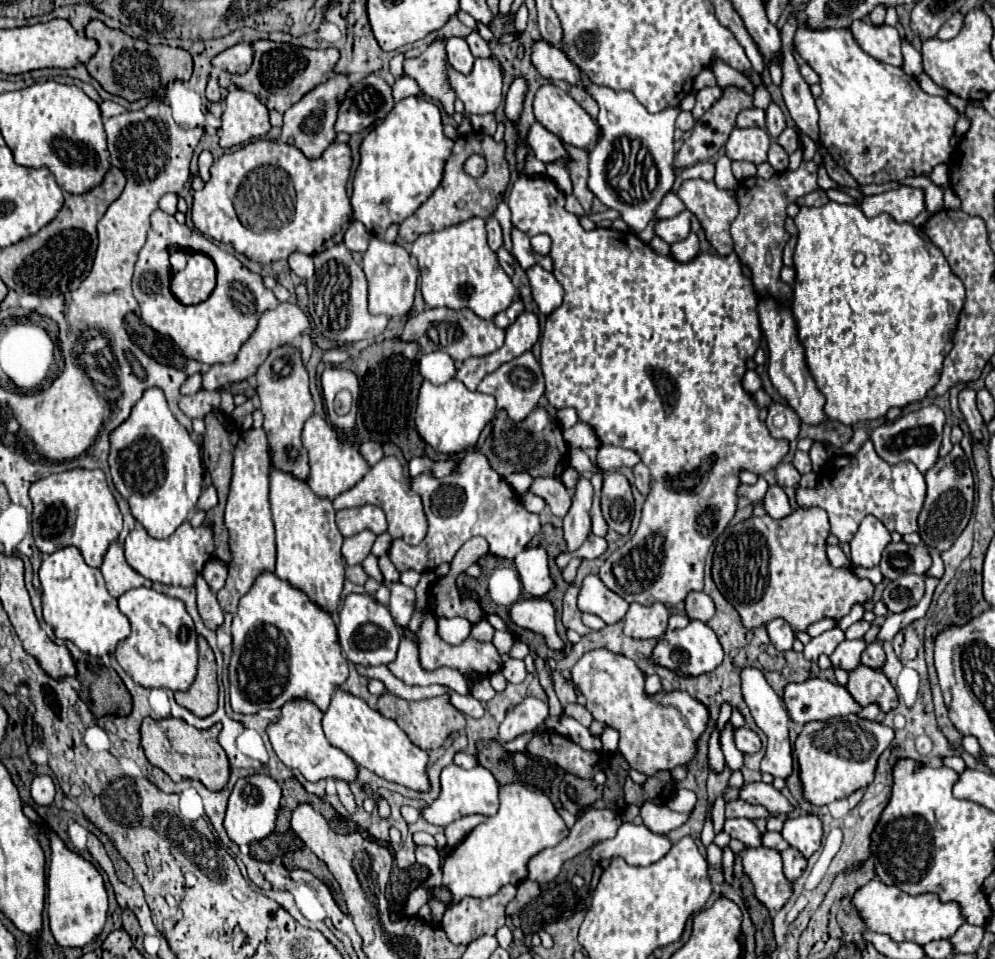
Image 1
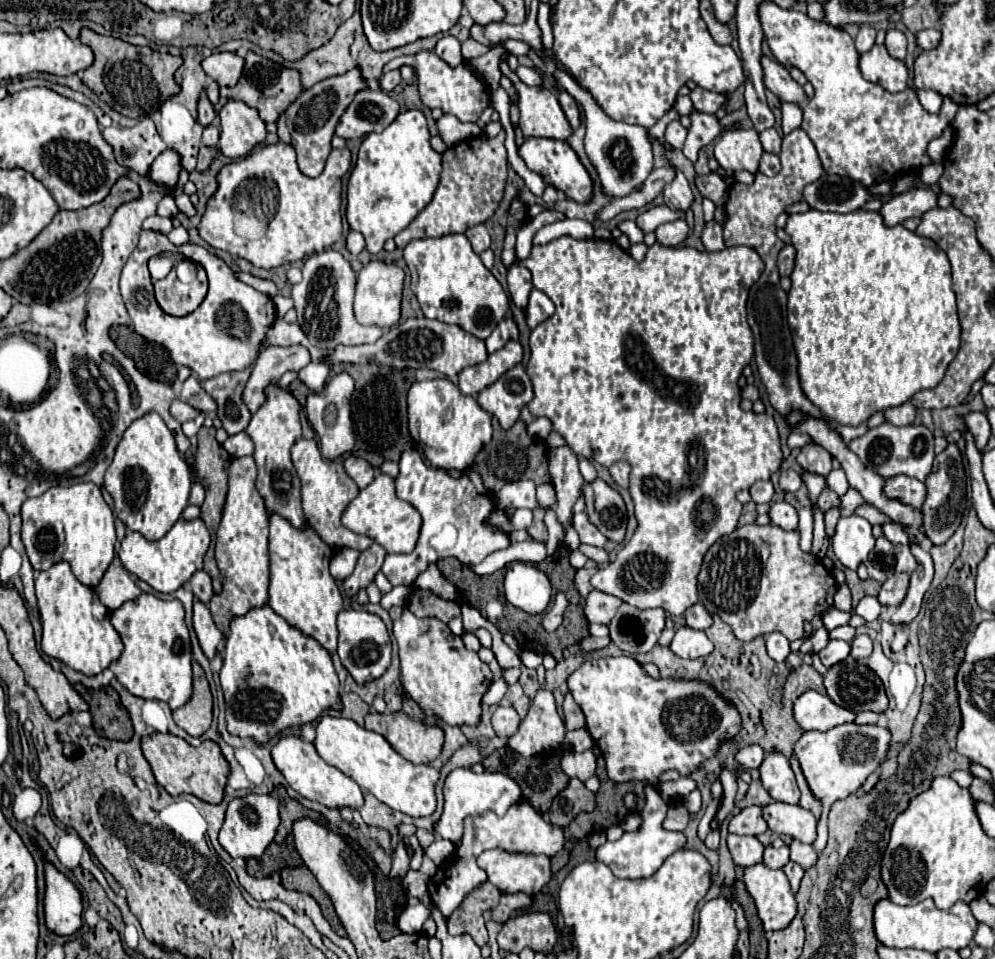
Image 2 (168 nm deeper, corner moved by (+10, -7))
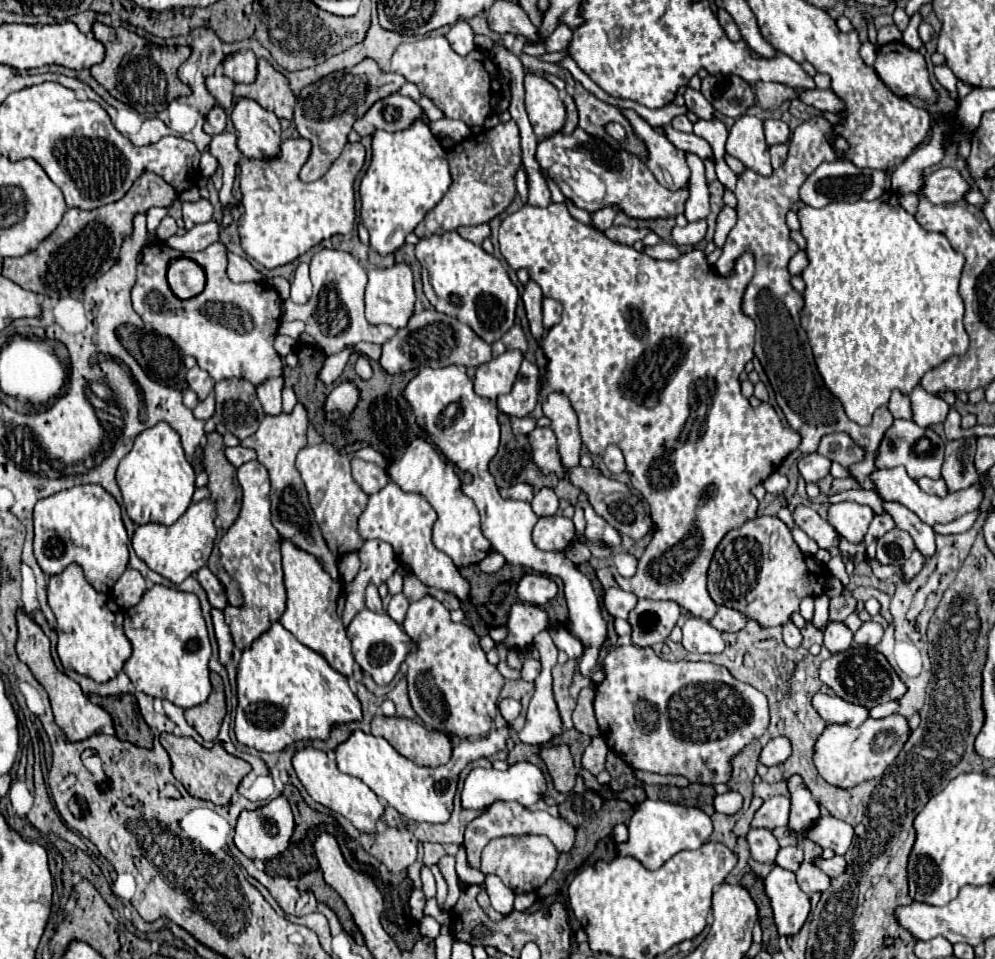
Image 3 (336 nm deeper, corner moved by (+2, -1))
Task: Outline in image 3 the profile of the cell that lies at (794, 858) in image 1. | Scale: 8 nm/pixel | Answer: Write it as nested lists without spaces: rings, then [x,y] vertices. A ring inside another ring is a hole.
[[[803,861],[797,869],[797,883],[807,895],[811,895],[815,891],[819,891],[819,893],[825,891],[829,887],[829,877],[819,867],[815,867],[813,863]]]

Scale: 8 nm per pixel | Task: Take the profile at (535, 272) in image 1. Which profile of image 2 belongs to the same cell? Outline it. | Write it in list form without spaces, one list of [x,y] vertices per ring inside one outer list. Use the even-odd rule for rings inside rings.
[[[531,291],[531,299],[529,299],[529,307],[527,307],[527,325],[531,329],[535,329],[539,323],[543,323],[545,319],[549,319],[555,313],[555,305],[551,303],[551,299],[547,299],[547,295],[543,295],[541,291]]]

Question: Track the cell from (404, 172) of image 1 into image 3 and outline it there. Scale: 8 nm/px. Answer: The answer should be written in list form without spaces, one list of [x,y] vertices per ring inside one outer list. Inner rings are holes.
[[[419,119],[403,131],[375,131],[371,151],[371,165],[359,185],[361,221],[371,235],[371,247],[379,255],[389,255],[405,243],[405,237],[425,213],[441,201],[451,185],[451,175],[441,141]]]

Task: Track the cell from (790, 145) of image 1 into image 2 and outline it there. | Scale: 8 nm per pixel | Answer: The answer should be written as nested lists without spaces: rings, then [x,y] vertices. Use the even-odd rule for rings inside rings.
[[[771,127],[771,129],[765,129],[759,133],[759,139],[761,139],[761,145],[765,151],[769,153],[779,153],[781,151],[781,135]]]

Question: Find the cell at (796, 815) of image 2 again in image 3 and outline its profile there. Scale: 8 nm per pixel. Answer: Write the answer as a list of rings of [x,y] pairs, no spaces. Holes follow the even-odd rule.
[[[831,815],[819,817],[805,829],[805,837],[821,847],[831,847],[837,855],[843,855],[853,839],[853,829],[845,821],[839,821]]]

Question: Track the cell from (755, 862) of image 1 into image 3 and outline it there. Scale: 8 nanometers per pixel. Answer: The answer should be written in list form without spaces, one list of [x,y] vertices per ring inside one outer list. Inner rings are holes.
[[[775,865],[771,873],[763,879],[763,883],[767,897],[771,899],[779,935],[797,933],[803,927],[811,905],[809,905],[809,897],[799,889],[795,881],[795,873]]]

